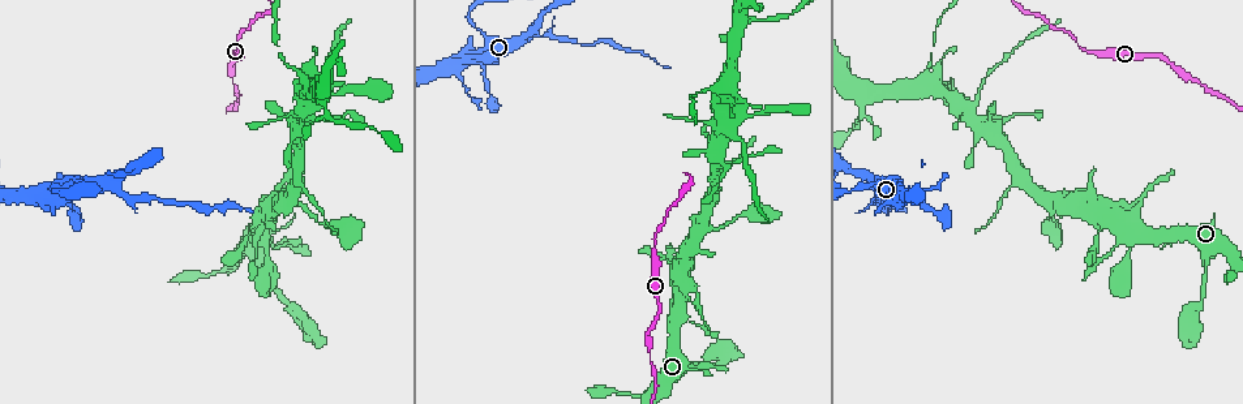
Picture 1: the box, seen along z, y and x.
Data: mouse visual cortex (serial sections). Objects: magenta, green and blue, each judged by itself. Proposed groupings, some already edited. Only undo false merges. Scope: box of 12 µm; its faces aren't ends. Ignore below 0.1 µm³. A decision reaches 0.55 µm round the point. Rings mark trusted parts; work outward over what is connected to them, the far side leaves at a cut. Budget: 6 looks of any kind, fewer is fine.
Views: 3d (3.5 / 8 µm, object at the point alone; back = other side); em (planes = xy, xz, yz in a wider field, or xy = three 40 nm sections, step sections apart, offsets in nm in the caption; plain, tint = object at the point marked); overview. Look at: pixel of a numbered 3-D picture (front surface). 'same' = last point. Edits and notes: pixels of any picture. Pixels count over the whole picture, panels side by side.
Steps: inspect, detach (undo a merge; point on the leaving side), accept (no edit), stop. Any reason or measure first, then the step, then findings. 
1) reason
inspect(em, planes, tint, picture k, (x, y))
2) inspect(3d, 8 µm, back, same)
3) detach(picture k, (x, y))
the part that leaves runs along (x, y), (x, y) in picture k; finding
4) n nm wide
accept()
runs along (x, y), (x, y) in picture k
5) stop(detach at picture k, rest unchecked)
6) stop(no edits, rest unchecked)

thick turns thin
inspect(3d, 3.5 µm, picture 1, (118, 188))

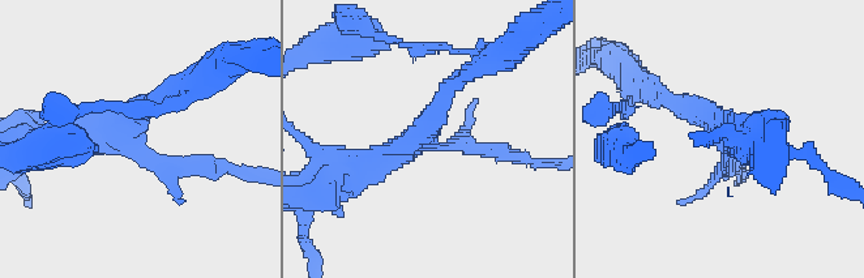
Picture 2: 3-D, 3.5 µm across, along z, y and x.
3 arms; arms of 200, 250, 400 nm
inspect(em, planes, plain, picture 2, (131, 146))

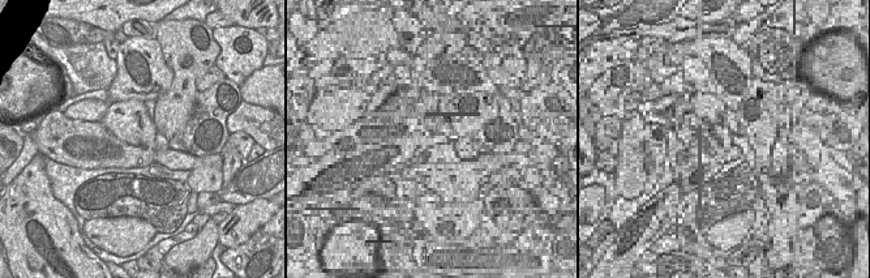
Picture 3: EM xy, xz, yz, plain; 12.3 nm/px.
where the object lies
inspect(em, planes, tint, same)

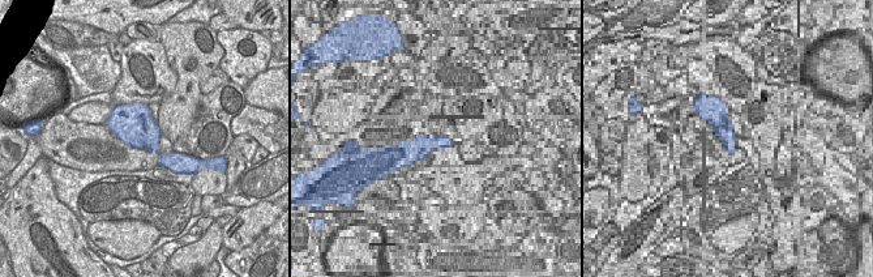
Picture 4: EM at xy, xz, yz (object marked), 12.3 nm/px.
500 nm wide
detach(picture 2, (486, 152))
the part that leaves runs along (440, 146), (484, 146), (552, 163) in picture 2; two cells meet here

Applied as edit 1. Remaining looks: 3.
redraw
inspect(overview)

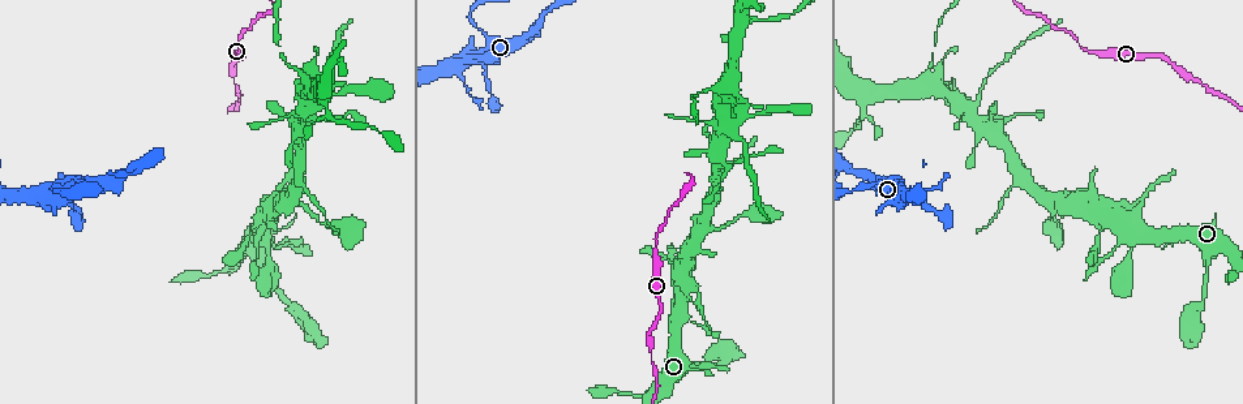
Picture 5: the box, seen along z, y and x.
sharp bend
inspect(3d, 3.5 µm, picture 5, (859, 188))

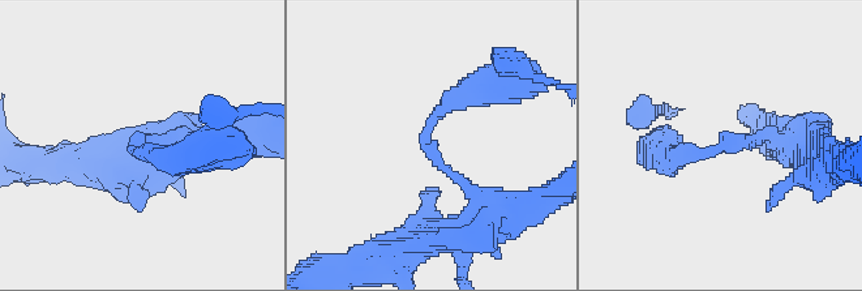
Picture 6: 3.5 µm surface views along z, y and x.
arms of 200, 250 nm; now the EM
inspect(em, xy, step 1, tint, picture 6, (723, 148))

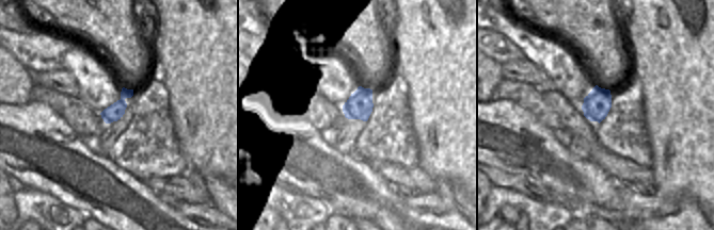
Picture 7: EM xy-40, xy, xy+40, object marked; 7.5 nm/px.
accept()
runs along (498, 212), (427, 145), (430, 119), (479, 85) in picture 6; continuous, no second cell

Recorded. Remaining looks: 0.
stop(detach at picture 2, rest unchecked)

